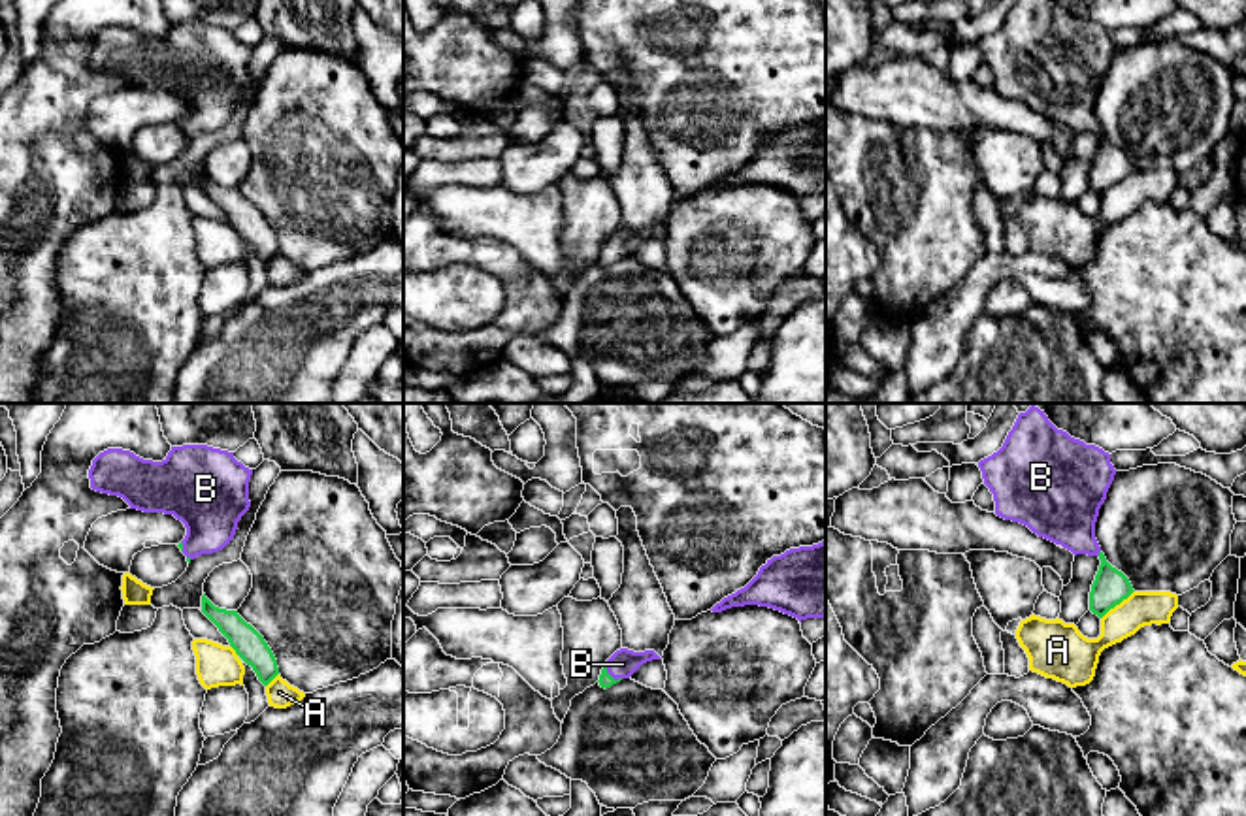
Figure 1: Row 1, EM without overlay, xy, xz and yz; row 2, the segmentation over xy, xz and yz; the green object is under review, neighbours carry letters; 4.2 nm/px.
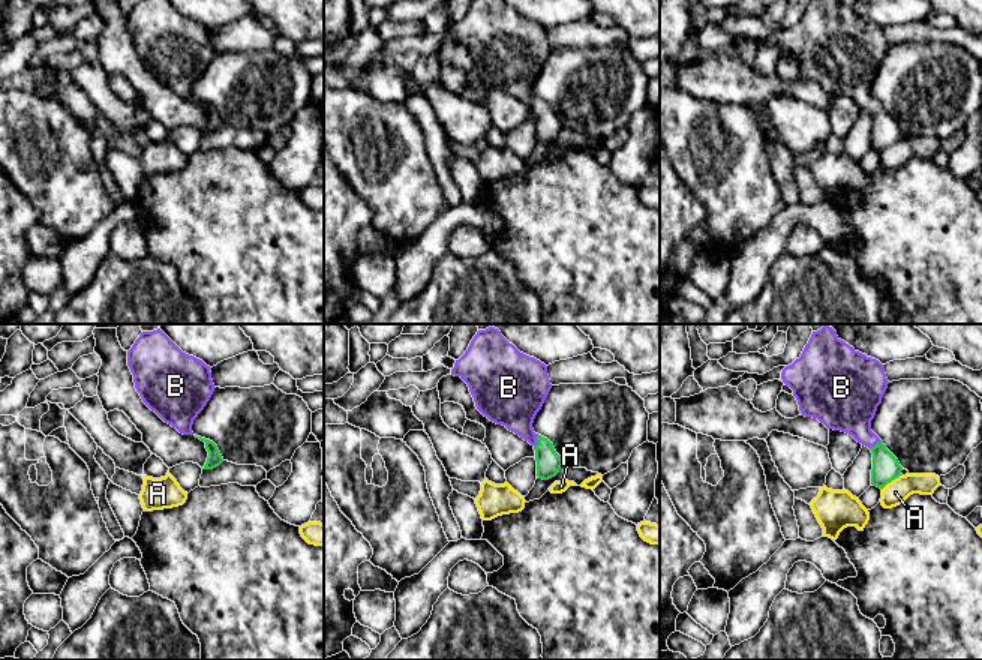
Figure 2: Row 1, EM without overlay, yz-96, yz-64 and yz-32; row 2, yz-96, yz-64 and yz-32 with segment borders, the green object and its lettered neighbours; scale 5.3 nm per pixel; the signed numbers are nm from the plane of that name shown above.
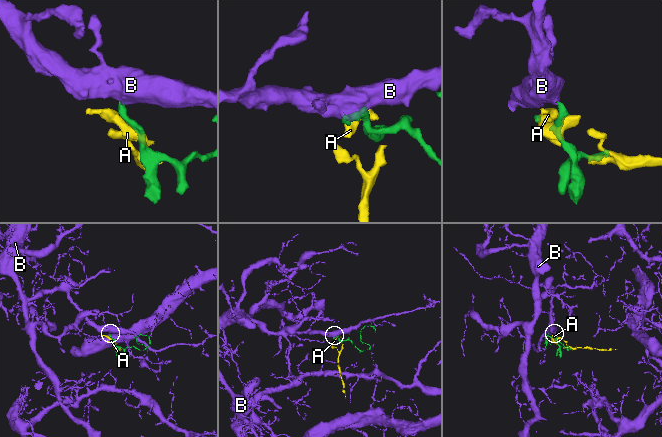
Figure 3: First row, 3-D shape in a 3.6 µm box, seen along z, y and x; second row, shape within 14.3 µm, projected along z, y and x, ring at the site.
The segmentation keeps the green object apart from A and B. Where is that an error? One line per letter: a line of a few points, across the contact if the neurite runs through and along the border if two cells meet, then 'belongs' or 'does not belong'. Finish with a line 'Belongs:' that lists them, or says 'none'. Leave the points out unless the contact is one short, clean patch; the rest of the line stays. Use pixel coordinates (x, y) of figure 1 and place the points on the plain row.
A: does not belong
B: line xz (606, 259), (609, 253), (622, 242); belongs
Belongs: B

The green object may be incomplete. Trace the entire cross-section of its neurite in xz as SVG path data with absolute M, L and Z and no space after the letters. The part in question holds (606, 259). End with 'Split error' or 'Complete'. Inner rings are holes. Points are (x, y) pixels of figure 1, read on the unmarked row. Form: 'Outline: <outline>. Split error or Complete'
Outline: M628 226L616 228L601 247L599 264L611 266L622 256L630 256L643 241L662 237L654 228L633 230Z. Split error

